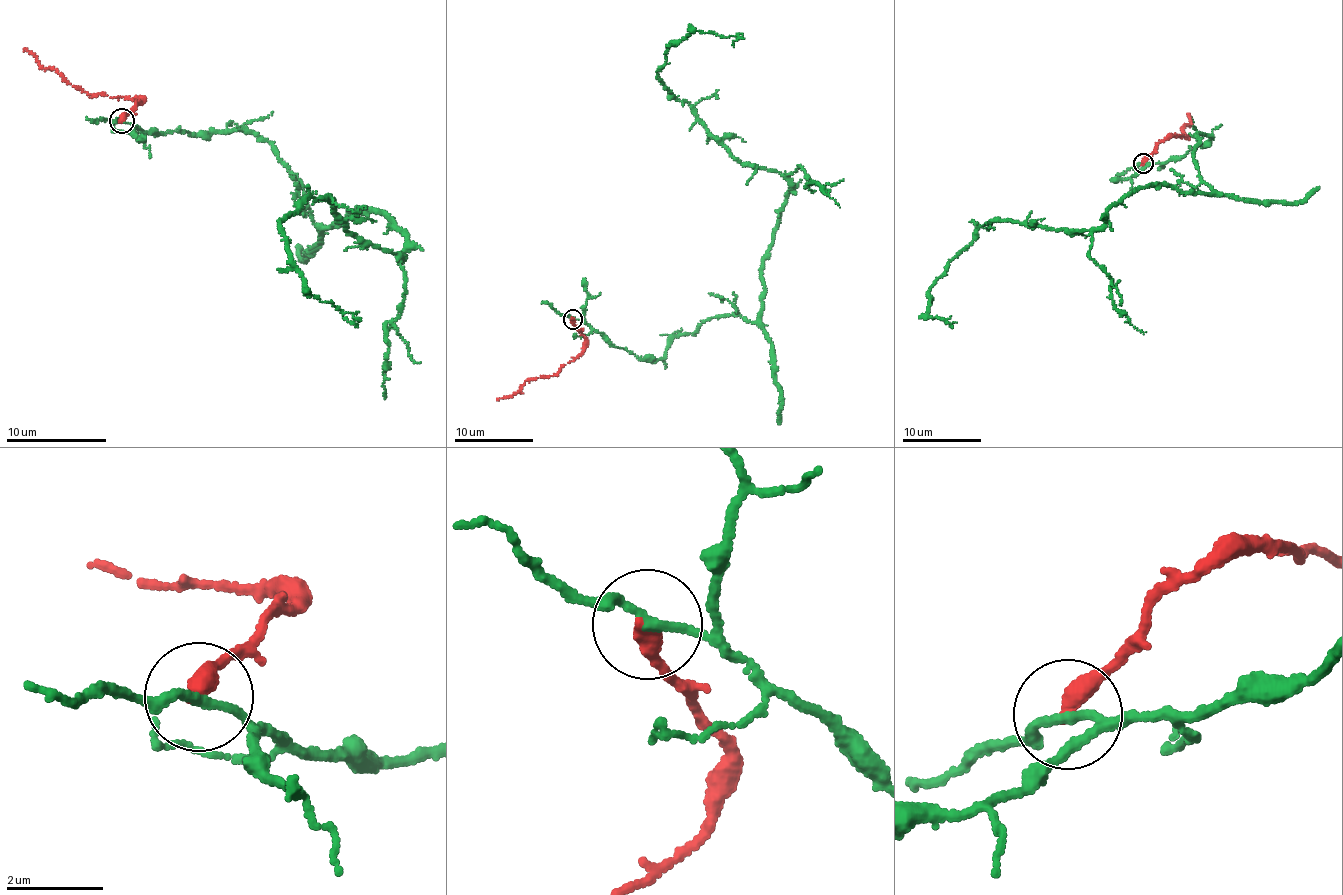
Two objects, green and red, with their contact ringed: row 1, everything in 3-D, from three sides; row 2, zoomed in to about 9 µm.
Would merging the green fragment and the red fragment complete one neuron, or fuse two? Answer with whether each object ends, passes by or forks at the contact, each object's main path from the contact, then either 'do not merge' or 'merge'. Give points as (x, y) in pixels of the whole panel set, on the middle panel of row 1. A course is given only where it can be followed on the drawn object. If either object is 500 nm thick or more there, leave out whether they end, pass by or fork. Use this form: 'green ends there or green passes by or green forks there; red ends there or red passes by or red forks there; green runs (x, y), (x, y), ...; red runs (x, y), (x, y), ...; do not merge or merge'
green passes by; red ends there; green runs (572, 319), (661, 359), (711, 318), (759, 315), (788, 180), (739, 162), (658, 72), (696, 31), (734, 47); red runs (572, 319), (584, 340), (584, 350), (553, 373), (530, 378), (512, 395), (497, 400); do not merge

